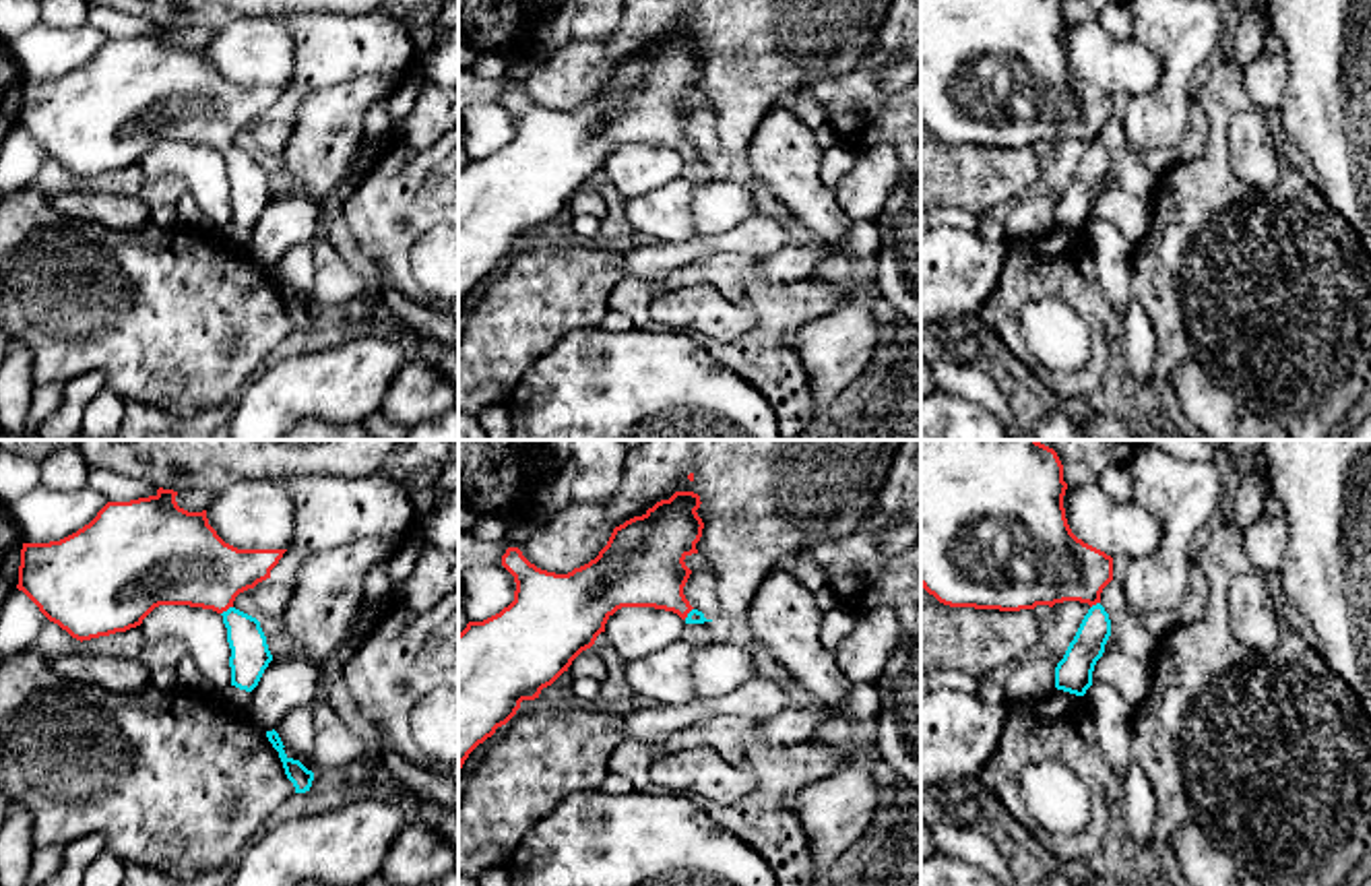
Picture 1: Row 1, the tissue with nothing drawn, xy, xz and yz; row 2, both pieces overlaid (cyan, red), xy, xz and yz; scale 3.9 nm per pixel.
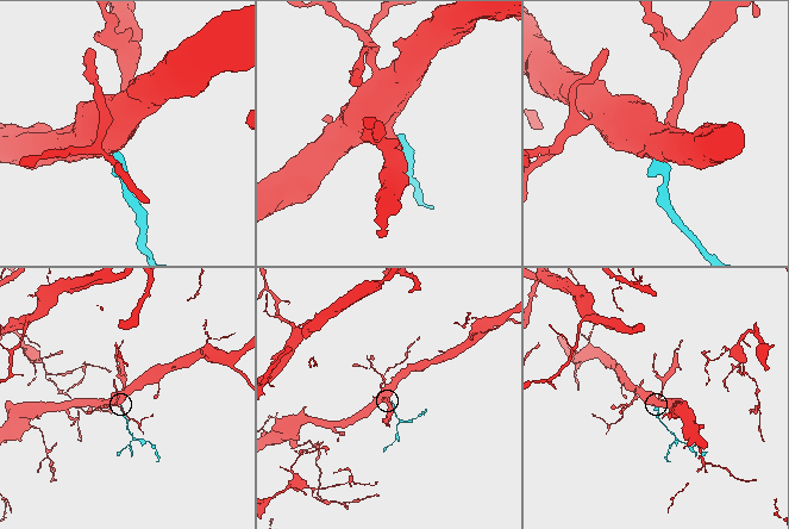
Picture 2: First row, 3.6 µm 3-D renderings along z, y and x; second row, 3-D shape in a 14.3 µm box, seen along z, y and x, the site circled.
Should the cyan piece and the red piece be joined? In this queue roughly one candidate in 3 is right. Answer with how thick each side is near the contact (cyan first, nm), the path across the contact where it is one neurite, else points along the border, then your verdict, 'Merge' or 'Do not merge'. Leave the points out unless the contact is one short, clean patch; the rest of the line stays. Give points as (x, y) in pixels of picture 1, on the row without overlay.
Thickness 150 nm (cyan) against 340 nm. Path across: xy (250, 193), (246, 174), (228, 147), (184, 100). Merge

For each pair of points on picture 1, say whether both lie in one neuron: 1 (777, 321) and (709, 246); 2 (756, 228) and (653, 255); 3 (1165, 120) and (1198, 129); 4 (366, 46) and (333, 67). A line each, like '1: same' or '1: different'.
1: different
2: same
3: different
4: same

